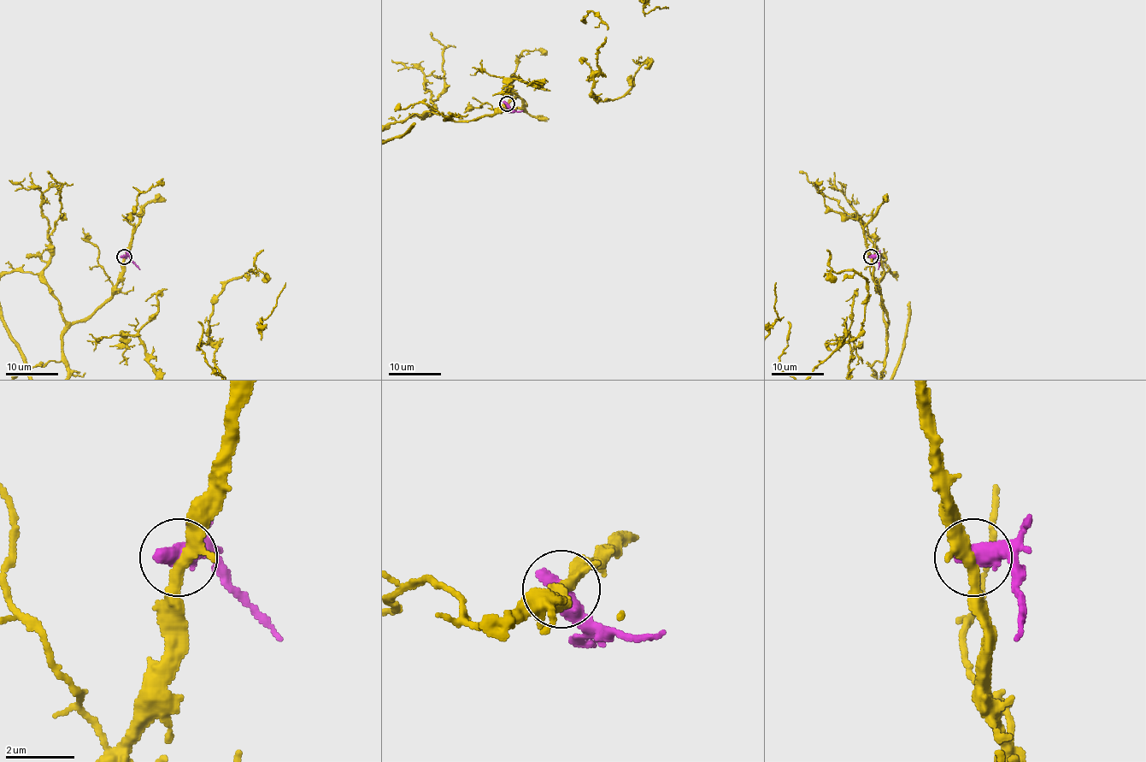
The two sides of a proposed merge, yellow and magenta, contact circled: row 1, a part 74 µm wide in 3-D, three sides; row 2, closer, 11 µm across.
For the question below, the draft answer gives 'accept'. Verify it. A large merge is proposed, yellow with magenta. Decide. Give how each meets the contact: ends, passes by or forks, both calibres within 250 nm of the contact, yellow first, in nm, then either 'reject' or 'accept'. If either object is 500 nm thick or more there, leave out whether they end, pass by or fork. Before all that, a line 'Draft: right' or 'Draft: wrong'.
Draft: wrong
280/650 nm | reject

